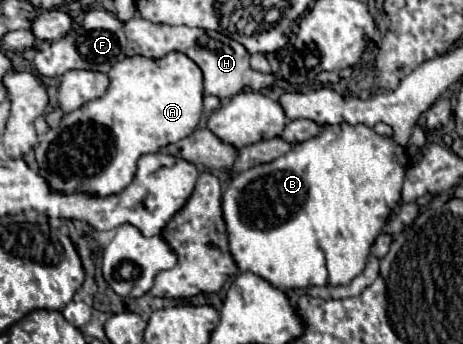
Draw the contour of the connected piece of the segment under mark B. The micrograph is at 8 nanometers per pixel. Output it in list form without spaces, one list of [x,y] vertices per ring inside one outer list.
[[[339,123],[323,125],[319,135],[295,143],[283,157],[243,171],[231,179],[221,199],[229,249],[237,267],[263,277],[277,289],[349,285],[365,269],[375,237],[399,205],[407,165],[407,151],[391,137],[377,135],[367,125]]]

